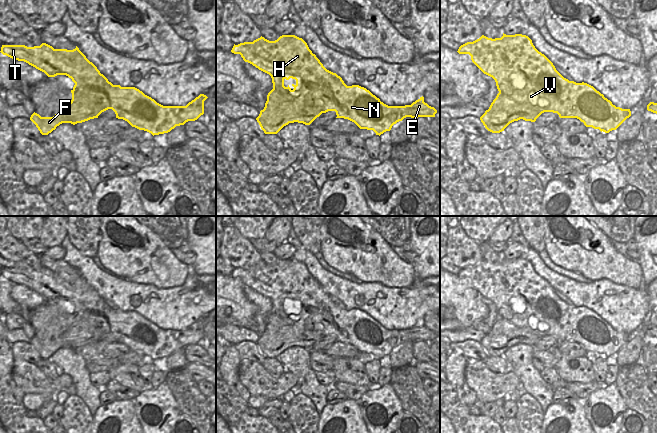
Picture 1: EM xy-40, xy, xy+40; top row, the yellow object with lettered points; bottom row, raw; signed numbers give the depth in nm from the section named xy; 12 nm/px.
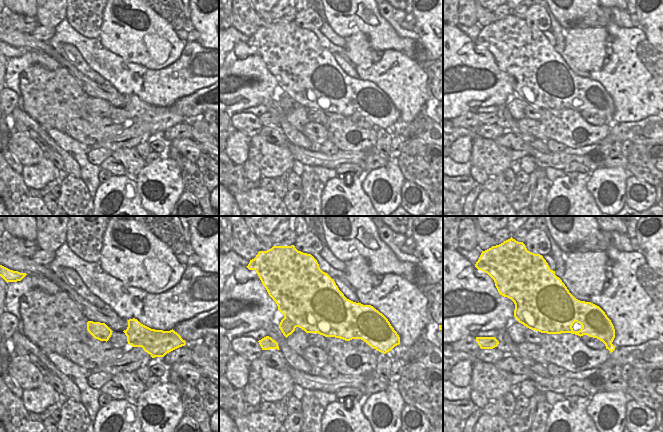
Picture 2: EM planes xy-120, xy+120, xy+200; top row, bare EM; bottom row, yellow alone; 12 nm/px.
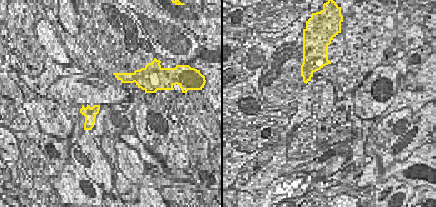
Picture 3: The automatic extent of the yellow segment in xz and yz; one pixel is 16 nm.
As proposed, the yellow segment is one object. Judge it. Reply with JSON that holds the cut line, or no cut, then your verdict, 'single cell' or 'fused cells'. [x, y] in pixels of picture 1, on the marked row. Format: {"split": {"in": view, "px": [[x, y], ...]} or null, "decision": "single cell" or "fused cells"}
{"split": {"in": "xy", "px": [[273, 88], [289, 93], [298, 105], [316, 99], [323, 112]]}, "decision": "fused cells"}

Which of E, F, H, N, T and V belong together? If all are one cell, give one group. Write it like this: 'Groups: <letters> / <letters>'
Groups: E H N T V / F.

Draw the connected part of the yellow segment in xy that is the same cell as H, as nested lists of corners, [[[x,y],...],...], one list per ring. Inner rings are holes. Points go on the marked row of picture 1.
[[[282,35],[275,41],[269,41],[261,36],[253,42],[234,44],[231,52],[240,54],[245,62],[269,74],[272,78],[273,89],[282,94],[289,93],[293,96],[290,102],[296,103],[298,106],[302,106],[304,103],[313,106],[314,100],[317,99],[317,107],[323,113],[335,111],[336,118],[348,119],[360,129],[373,130],[379,136],[390,131],[394,124],[406,117],[435,117],[437,113],[434,107],[424,102],[423,96],[411,105],[388,106],[364,87],[347,86],[340,76],[323,66],[302,38],[295,35]],[[290,78],[296,80],[296,84],[292,84],[293,90],[289,85],[284,86],[284,80]]]

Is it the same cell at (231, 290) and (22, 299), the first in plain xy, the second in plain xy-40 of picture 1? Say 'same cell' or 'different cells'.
different cells

